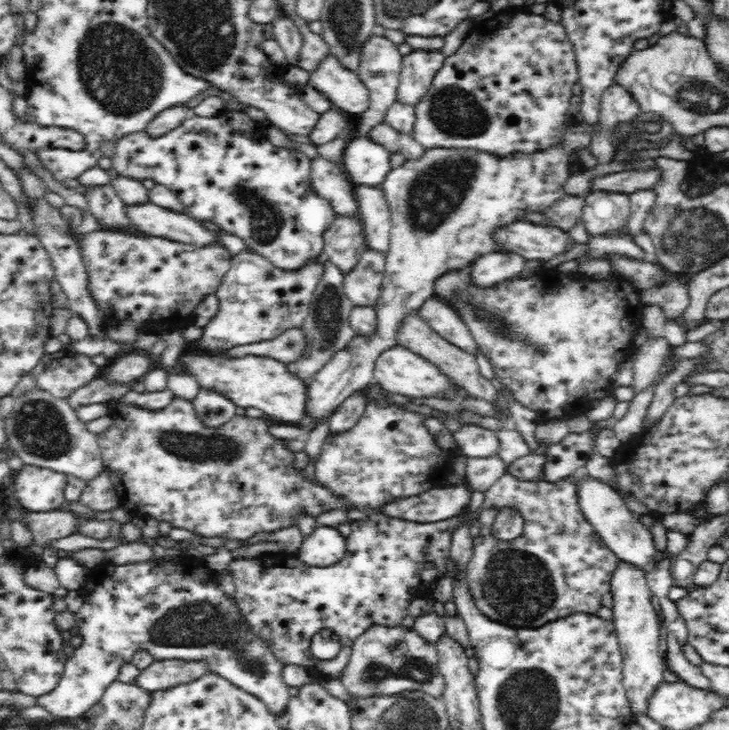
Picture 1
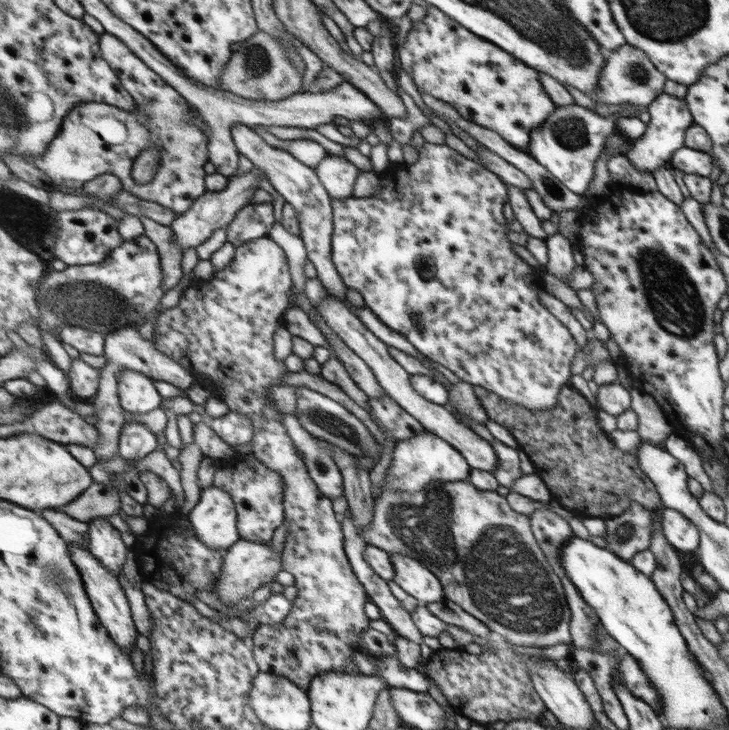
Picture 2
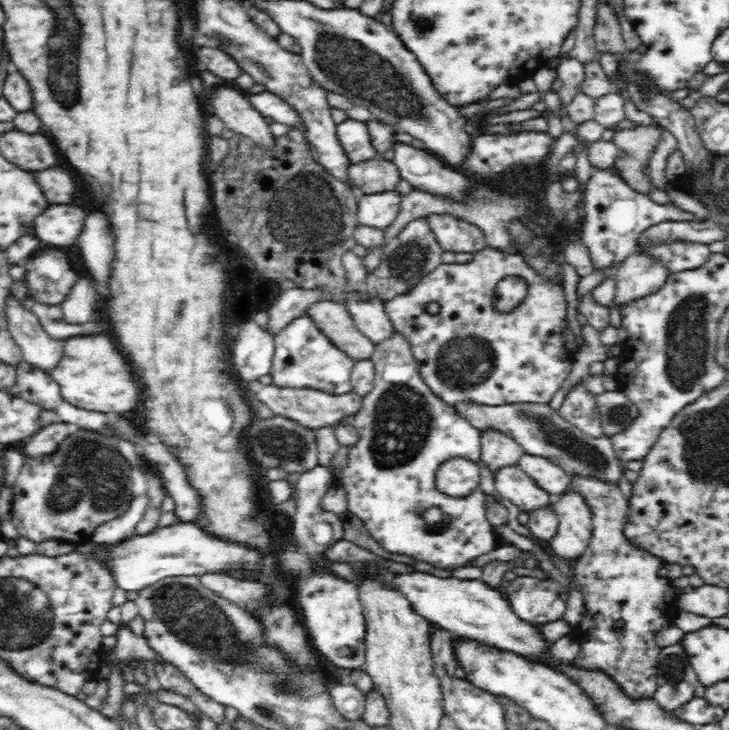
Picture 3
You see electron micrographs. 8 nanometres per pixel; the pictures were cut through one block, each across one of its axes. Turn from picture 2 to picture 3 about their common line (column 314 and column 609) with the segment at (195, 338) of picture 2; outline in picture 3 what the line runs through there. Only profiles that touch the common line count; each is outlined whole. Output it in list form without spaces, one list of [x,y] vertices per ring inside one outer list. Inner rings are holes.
[[[574,474],[571,489],[584,496],[593,517],[593,535],[587,550],[577,559],[574,570],[574,580],[580,587],[586,617],[583,625],[585,635],[580,641],[580,652],[577,652],[571,665],[580,667],[581,670],[605,672],[630,699],[652,698],[658,688],[657,666],[661,649],[656,644],[656,634],[666,623],[671,623],[679,611],[678,595],[674,594],[673,579],[665,575],[665,562],[660,557],[638,547],[624,535],[629,508],[618,485],[599,480],[594,475],[583,477],[583,474]]]

